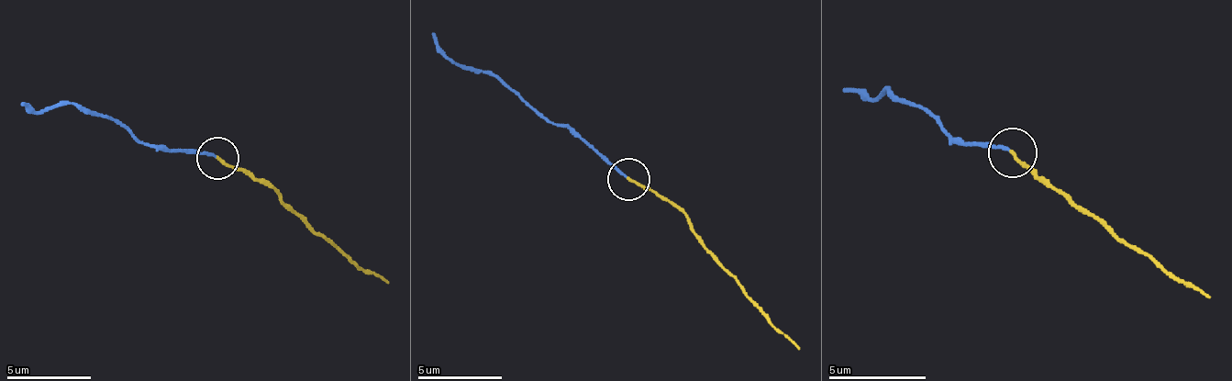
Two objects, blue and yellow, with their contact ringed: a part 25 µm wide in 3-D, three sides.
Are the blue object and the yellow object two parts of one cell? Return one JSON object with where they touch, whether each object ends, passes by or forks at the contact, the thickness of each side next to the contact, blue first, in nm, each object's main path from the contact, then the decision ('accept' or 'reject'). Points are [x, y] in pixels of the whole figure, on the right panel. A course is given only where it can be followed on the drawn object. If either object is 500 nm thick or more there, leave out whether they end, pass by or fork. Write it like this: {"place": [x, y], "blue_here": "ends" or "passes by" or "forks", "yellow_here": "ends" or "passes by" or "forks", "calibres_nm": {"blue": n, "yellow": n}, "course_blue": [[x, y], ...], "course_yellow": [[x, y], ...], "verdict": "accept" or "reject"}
{"place": [1013, 152], "blue_here": "ends", "yellow_here": "ends", "calibres_nm": {"blue": 150, "yellow": 170}, "course_blue": [[1011, 151], [962, 146], [889, 87], [879, 97], [845, 87]], "course_yellow": [[1011, 151], [1119, 240], [1212, 298]], "verdict": "reject"}

